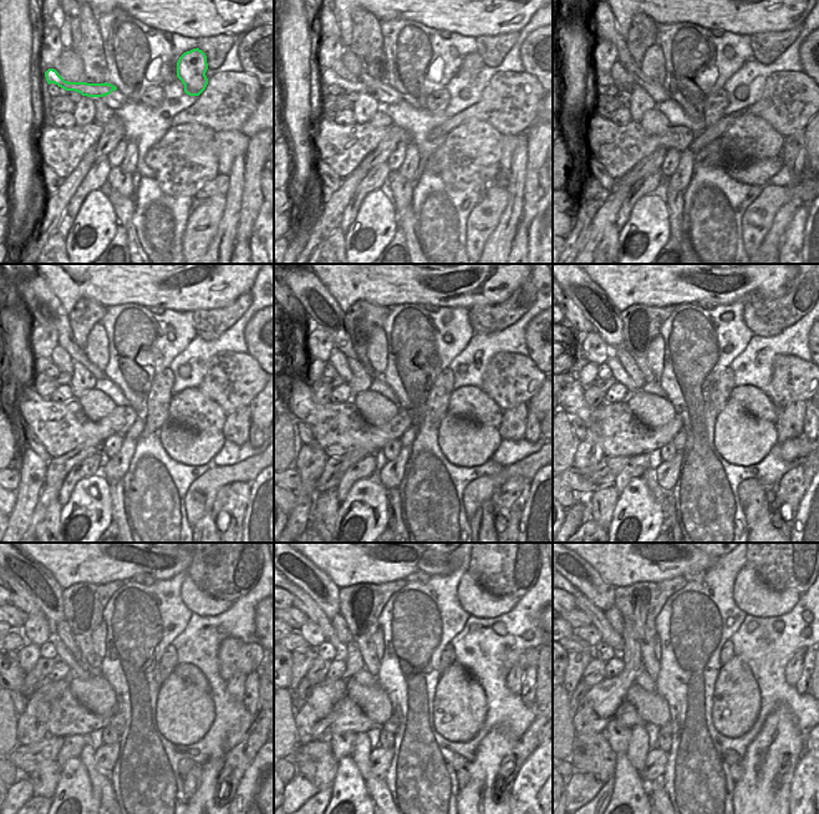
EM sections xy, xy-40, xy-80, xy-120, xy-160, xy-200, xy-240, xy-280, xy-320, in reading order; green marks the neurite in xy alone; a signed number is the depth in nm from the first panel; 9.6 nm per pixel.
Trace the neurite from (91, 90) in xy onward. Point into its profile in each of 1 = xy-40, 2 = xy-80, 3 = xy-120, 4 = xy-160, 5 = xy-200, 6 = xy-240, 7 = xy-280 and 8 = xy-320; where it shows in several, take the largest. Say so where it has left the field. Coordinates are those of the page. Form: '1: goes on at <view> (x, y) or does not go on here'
1: goes on at xy-40 (329, 76)
2: goes on at xy-80 (603, 80)
3: goes on at xy-120 (41, 362)
4: goes on at xy-160 (316, 366)
5: goes on at xy-200 (586, 372)
6: goes on at xy-240 (29, 654)
7: goes on at xy-280 (301, 659)
8: goes on at xy-320 (578, 660)

